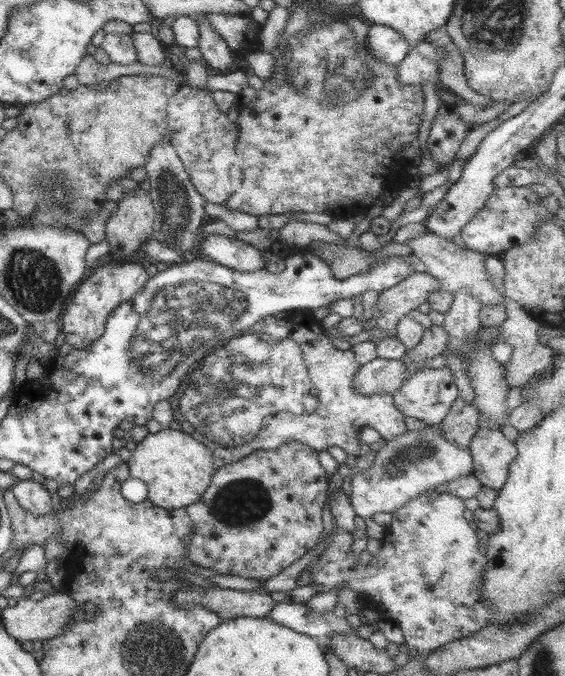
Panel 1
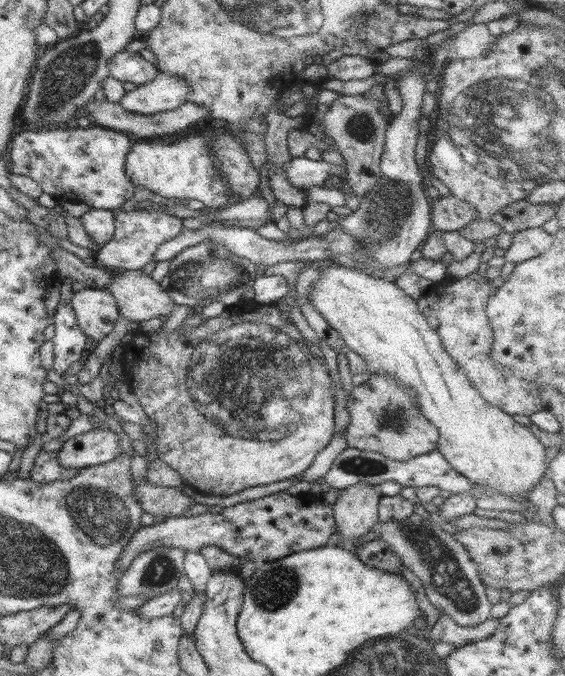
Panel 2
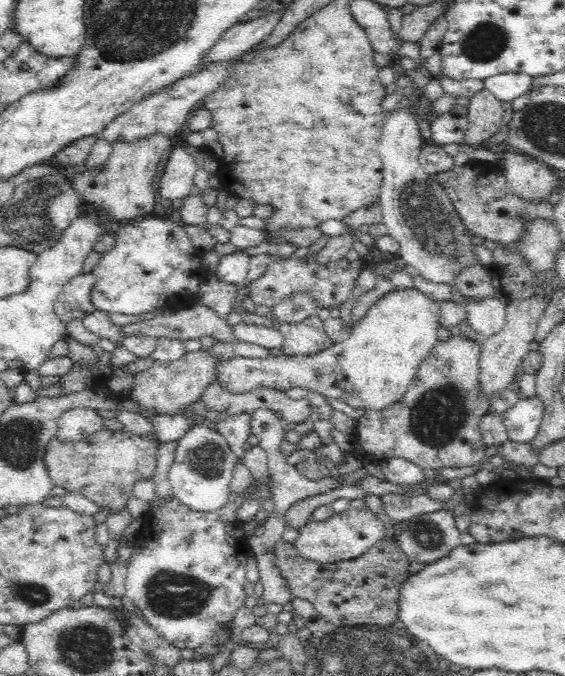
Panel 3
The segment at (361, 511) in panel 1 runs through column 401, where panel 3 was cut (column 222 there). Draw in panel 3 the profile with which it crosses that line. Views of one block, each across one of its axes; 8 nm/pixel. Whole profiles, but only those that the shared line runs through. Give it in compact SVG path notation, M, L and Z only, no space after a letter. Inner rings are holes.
M192 425L174 448L174 464L170 467L169 480L174 497L194 512L210 512L222 508L229 499L234 465L241 460L220 432Z

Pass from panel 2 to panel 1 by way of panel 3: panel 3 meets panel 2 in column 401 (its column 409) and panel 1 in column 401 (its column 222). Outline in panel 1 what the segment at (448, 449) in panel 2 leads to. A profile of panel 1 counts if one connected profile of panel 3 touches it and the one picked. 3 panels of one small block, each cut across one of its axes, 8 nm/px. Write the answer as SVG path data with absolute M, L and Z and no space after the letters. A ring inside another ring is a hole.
M376 357L355 371L353 387L362 395L394 395L409 374L410 368L401 360Z

